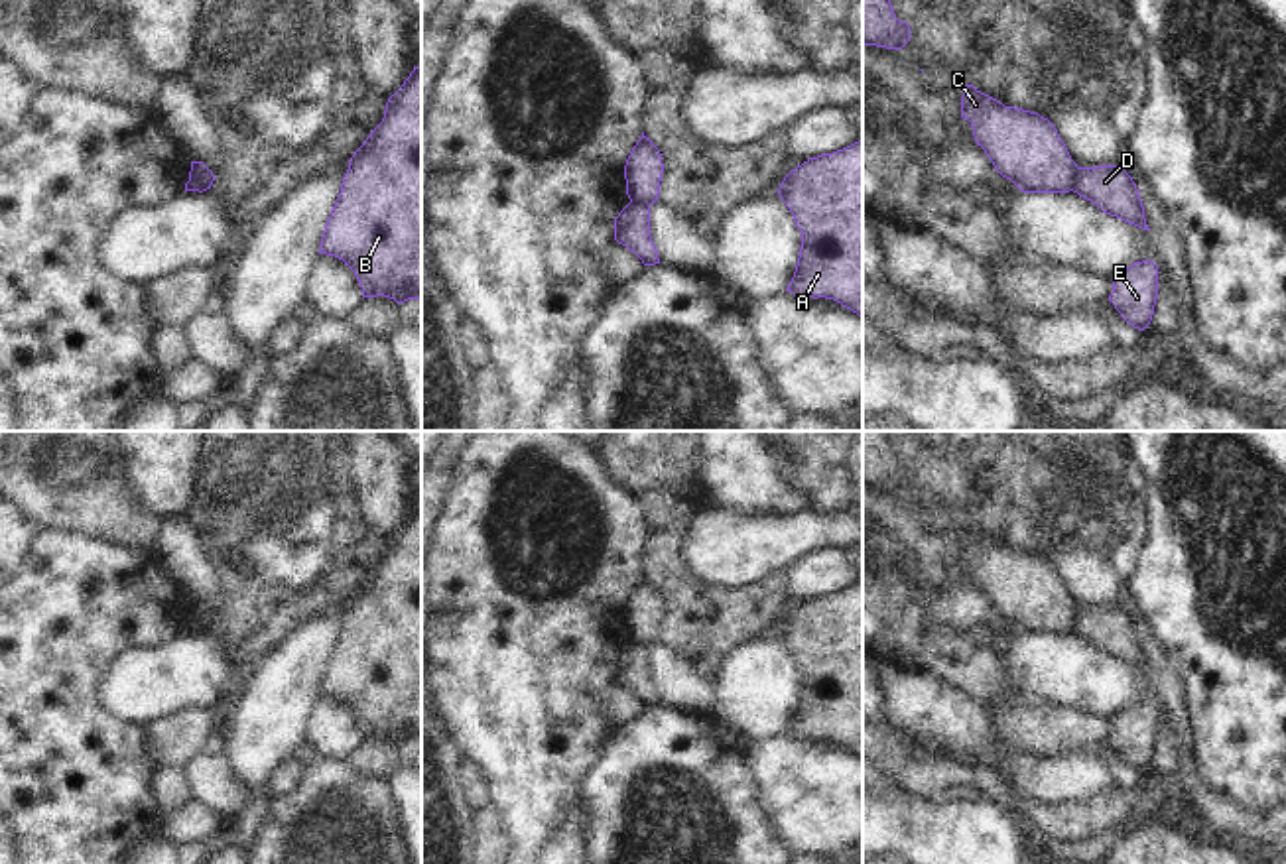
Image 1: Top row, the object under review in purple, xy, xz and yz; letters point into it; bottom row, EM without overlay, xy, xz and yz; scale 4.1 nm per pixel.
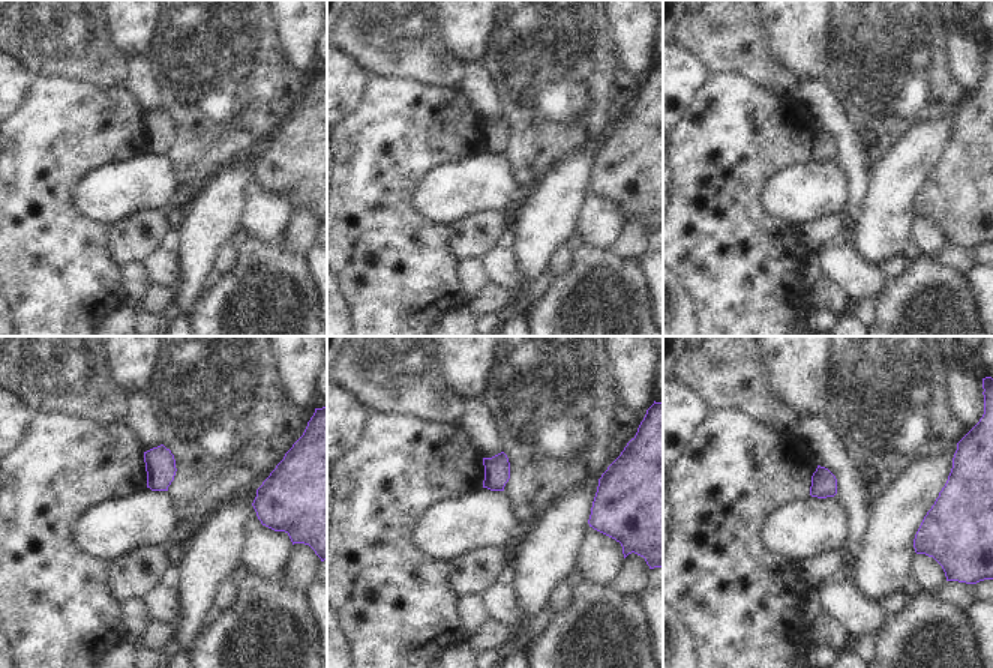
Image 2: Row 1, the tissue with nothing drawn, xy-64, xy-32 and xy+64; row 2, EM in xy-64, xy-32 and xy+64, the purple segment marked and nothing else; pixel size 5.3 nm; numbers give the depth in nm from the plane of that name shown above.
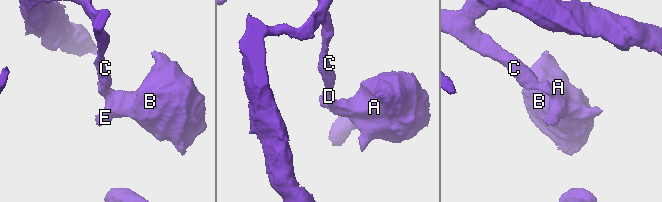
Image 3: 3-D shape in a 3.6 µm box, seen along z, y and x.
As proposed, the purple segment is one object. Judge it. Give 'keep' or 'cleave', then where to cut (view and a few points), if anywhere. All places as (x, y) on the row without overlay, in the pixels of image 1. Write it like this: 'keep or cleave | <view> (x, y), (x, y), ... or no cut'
cleave | xy (192, 611), (209, 628)

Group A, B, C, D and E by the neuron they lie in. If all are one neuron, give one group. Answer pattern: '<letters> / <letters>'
A B D E / C

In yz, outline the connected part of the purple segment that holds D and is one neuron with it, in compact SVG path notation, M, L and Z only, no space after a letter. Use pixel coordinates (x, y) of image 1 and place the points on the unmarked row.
M1121 606L1077 608L1073 634L1142 671L1150 671L1132 618Z

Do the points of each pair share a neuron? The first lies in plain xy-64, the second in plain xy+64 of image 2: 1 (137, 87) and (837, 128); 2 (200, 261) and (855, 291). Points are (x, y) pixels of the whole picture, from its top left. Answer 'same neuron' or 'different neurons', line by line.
1: same neuron
2: different neurons

